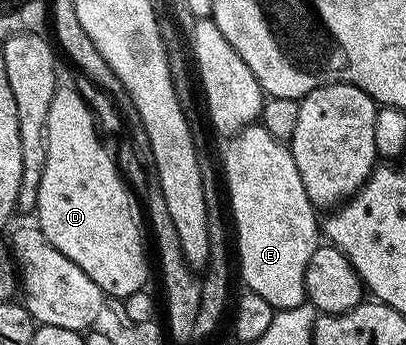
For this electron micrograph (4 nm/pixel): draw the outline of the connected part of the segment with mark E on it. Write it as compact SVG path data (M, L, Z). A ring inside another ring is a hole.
M252 125L244 127L237 135L230 136L227 152L223 155L223 167L221 163L221 171L227 174L227 187L225 183L225 191L231 194L231 211L235 214L235 231L239 234L239 271L243 274L243 287L248 291L257 293L257 297L265 297L265 301L269 301L269 305L280 311L285 309L293 309L297 305L301 305L305 301L307 290L305 289L305 269L309 265L309 257L313 257L315 250L321 246L321 223L315 215L317 208L309 201L309 197L305 193L305 185L301 185L301 173L297 173L297 165L291 156L291 148L282 139L275 139L262 125Z

